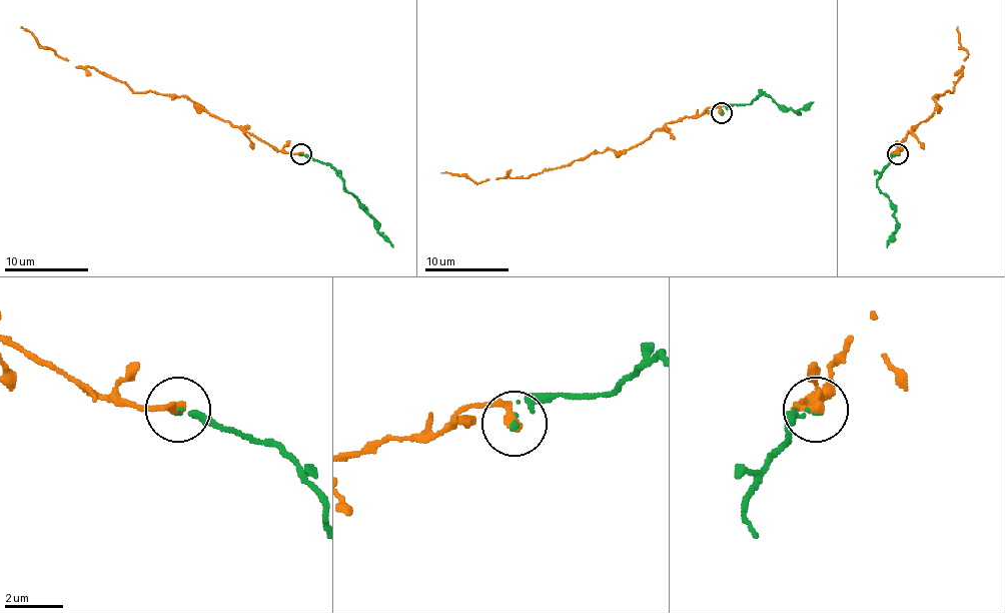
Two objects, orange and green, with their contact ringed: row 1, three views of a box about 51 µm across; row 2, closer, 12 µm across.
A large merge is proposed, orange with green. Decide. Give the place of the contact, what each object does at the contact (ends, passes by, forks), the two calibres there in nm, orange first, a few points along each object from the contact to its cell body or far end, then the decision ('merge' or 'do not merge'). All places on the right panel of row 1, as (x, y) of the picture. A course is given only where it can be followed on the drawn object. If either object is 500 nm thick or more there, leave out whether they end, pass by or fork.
place (897, 154); orange ends; green ends; calibres 320 and 100 nm; course orange (897, 153), (907, 132), (937, 109), (935, 96), (954, 92), (962, 75), (968, 54), (960, 46), (958, 27); course green (897, 155), (890, 158), (878, 181), (878, 187), (893, 206), (897, 221), (895, 238), (886, 246); merge

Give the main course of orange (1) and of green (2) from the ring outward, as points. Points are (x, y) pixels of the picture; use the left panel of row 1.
1: (300, 153), (279, 151), (186, 96), (134, 92), (125, 84), (92, 67), (77, 67), (41, 46), (20, 27)
2: (300, 155), (325, 162), (374, 221), (374, 227), (393, 246)

